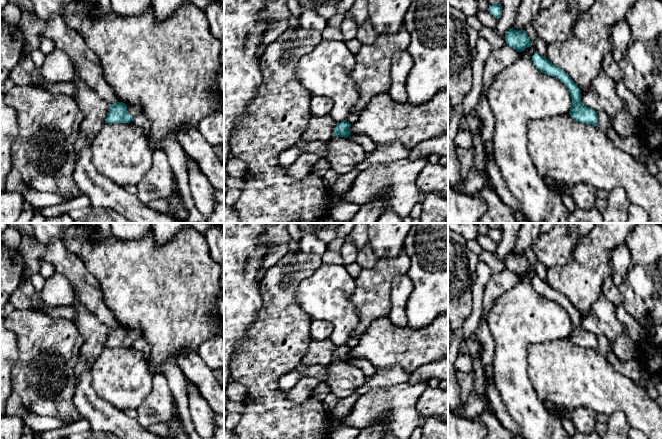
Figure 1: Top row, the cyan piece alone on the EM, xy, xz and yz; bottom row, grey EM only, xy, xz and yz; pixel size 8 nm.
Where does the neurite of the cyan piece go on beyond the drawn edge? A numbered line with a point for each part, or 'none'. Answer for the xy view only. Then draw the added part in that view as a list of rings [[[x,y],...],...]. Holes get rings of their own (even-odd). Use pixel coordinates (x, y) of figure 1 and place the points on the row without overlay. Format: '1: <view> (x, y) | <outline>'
1: xy (134, 335) | [[[127,329],[128,337],[134,342],[136,340],[142,341],[143,340],[143,334],[139,330],[128,330]]]

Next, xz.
1: xz (365, 365) | [[[350,359],[347,361],[350,365],[356,366],[360,369],[363,370],[366,376],[373,375],[376,371],[377,368],[374,367],[368,360],[366,359]]]

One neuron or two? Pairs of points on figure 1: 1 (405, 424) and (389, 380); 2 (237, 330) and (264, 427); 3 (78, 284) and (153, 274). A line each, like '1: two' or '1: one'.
1: two
2: two
3: two

